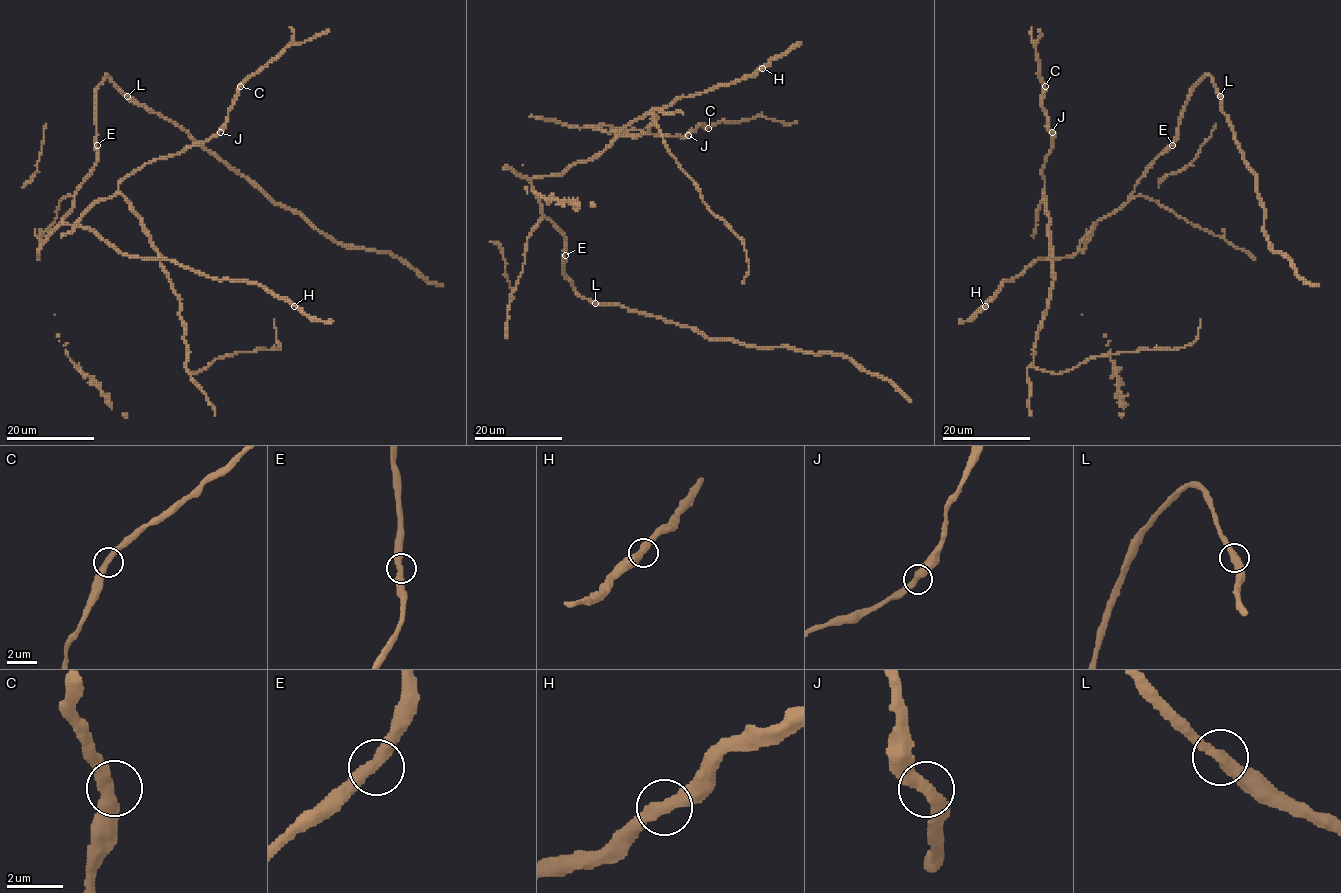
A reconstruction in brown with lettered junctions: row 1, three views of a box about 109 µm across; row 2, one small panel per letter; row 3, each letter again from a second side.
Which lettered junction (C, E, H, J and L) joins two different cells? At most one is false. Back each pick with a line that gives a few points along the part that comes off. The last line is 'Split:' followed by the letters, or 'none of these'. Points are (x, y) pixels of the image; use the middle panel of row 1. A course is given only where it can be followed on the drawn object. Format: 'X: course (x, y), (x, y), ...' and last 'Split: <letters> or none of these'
Split: none of these

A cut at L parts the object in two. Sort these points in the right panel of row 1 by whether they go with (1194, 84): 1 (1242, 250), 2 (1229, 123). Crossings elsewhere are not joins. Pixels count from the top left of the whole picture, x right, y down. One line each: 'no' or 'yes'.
1: yes
2: no

